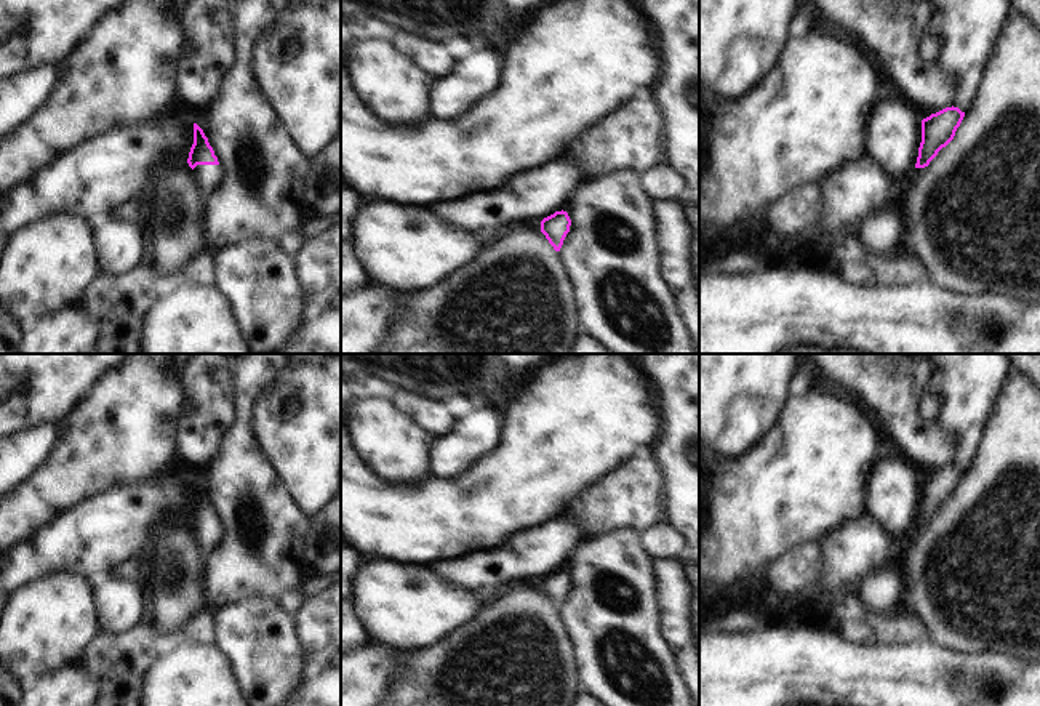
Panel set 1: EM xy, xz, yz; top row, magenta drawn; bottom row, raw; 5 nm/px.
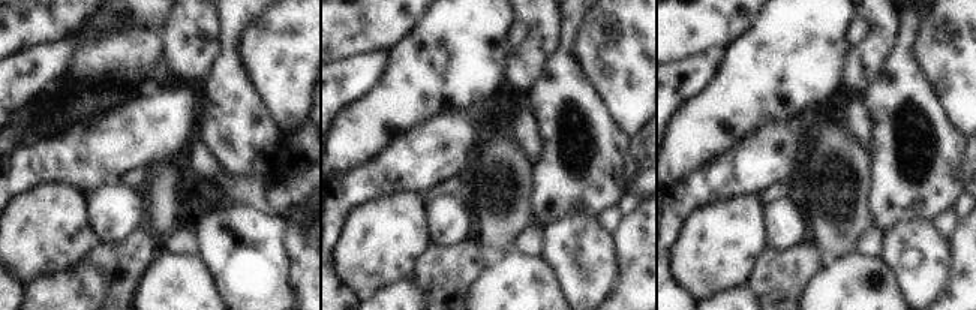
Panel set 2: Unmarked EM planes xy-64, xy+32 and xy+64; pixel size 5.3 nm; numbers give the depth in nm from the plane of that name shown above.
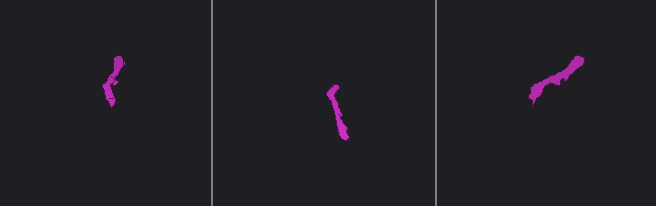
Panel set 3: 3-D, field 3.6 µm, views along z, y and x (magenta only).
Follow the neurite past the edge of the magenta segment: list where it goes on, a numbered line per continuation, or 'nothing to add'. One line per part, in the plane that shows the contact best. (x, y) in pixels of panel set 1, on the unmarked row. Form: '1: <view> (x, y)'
1: xy (207, 535)

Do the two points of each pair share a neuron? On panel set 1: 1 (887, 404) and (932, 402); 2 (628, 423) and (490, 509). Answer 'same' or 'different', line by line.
1: different
2: same

